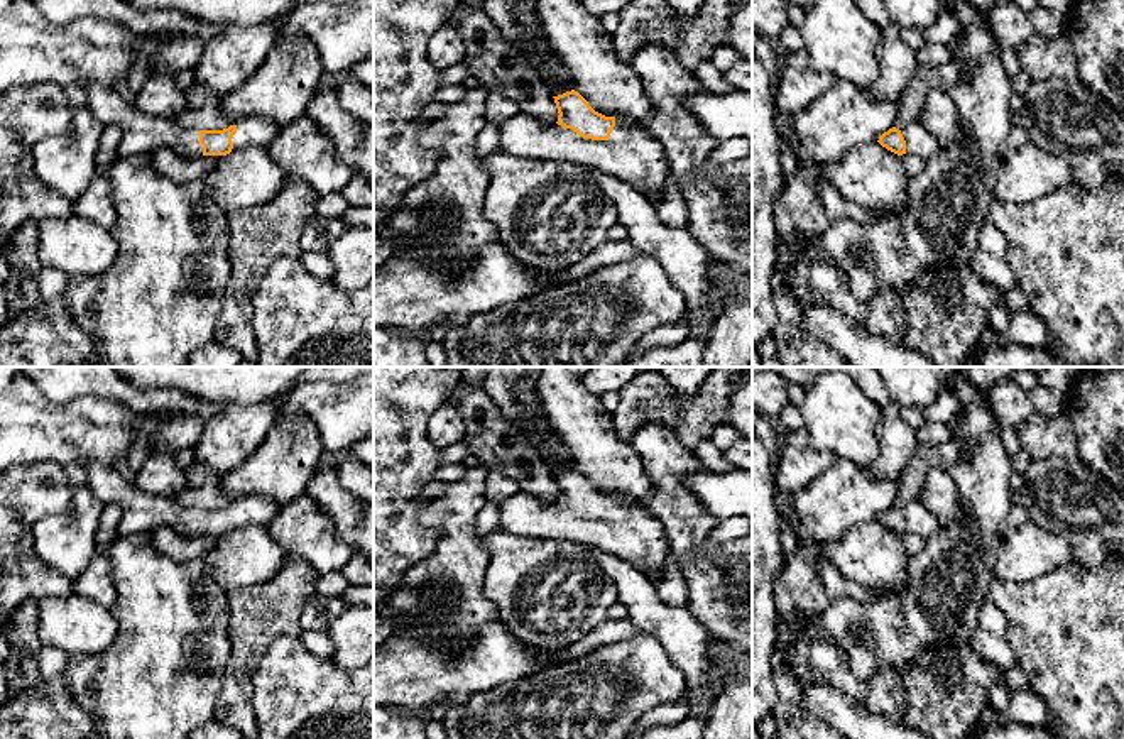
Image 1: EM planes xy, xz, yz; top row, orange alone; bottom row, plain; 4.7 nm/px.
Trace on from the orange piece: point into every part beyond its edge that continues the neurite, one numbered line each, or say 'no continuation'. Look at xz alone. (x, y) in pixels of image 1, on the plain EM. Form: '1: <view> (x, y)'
1: xz (632, 533)

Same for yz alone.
1: yz (918, 520)

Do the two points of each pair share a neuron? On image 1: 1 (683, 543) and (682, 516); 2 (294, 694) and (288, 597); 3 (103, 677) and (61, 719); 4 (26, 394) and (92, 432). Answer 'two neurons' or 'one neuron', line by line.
1: one neuron
2: two neurons
3: two neurons
4: one neuron

